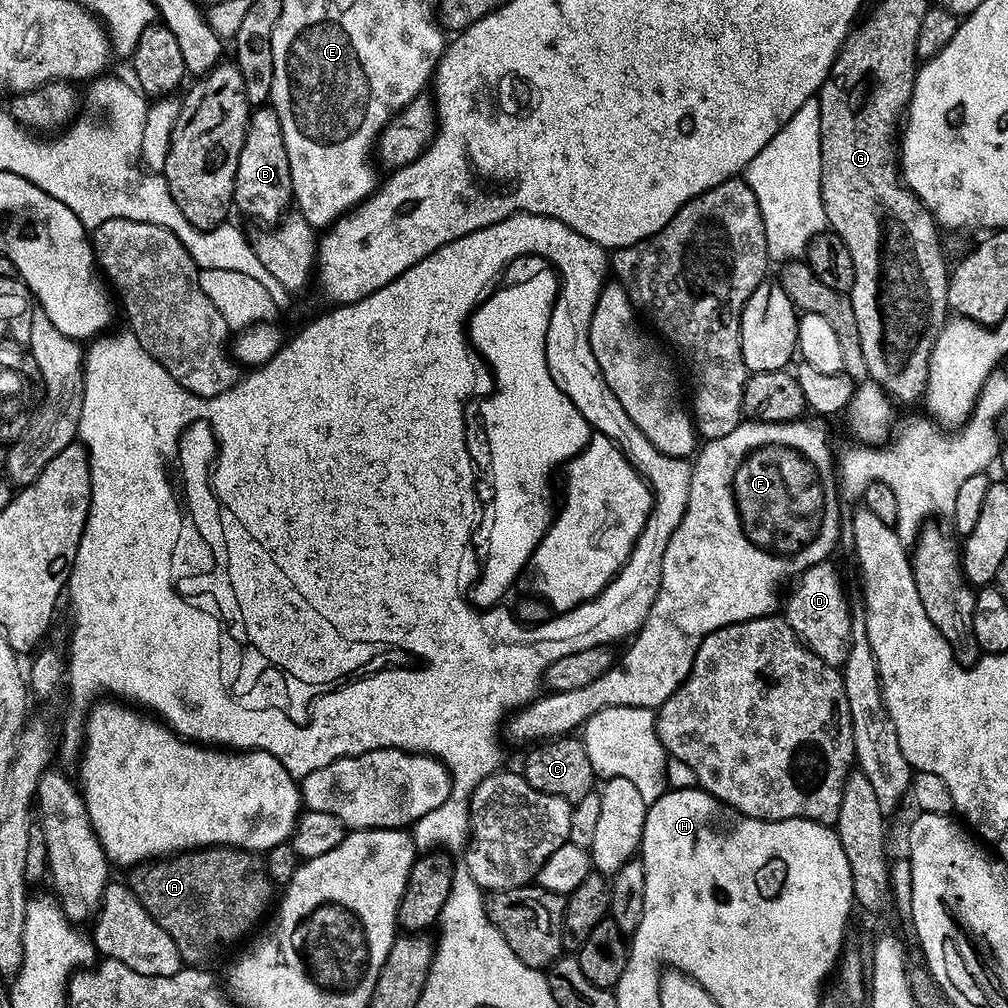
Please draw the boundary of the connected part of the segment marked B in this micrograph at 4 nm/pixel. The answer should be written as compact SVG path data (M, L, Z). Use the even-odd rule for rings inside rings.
M270 106L257 107L249 115L246 138L242 142L242 154L236 167L235 211L252 220L261 220L261 225L272 226L289 211L292 203L290 158L286 158L282 122L278 122L278 114Z

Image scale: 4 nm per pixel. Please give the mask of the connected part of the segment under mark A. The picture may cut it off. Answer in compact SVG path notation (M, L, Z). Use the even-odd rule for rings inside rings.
M193 848L187 852L177 852L167 858L137 864L131 872L132 893L136 895L138 902L142 902L142 906L146 906L150 918L154 918L154 922L158 922L158 926L162 926L162 930L166 930L166 934L174 938L174 946L178 946L180 959L188 966L207 965L207 960L222 955L227 948L234 947L243 936L251 937L257 931L256 923L264 915L269 915L274 904L274 883L268 873L265 857L248 852L244 848Z

